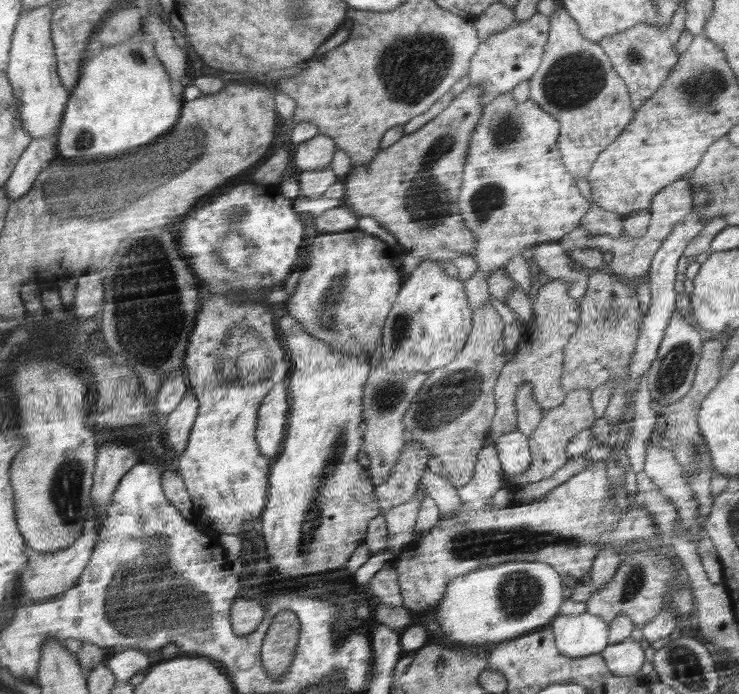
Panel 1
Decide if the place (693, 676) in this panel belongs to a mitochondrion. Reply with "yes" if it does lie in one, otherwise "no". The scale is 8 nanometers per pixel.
yes

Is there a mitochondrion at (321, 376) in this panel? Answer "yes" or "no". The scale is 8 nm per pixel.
no

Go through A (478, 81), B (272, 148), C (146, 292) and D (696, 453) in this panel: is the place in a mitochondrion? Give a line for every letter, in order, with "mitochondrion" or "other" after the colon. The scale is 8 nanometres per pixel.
A: other
B: other
C: mitochondrion
D: mitochondrion

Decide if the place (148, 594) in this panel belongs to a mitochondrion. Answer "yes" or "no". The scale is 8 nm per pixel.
yes

